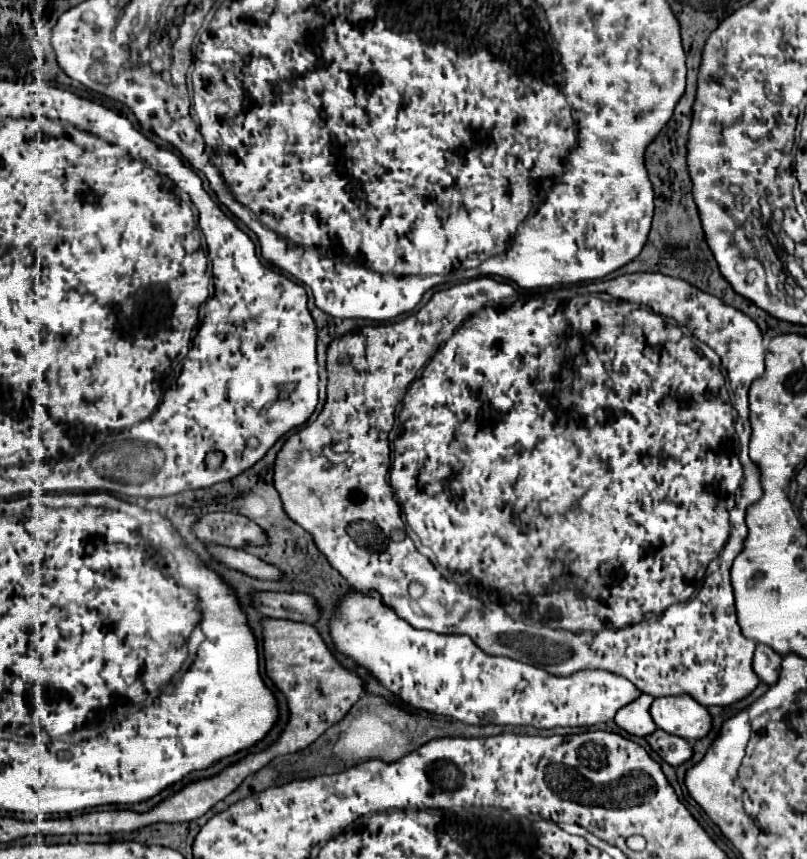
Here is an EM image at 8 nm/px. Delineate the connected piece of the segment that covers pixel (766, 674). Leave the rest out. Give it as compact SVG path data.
M758 644L756 646L756 654L754 654L754 672L758 674L758 678L766 684L776 684L778 676L780 676L780 662L782 656L778 652L774 652L770 646Z

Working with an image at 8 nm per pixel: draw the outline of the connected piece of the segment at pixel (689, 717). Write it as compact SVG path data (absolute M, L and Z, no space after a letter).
M690 696L656 698L650 706L650 716L658 728L688 742L704 738L712 728L712 716L708 710L696 700L690 700Z

